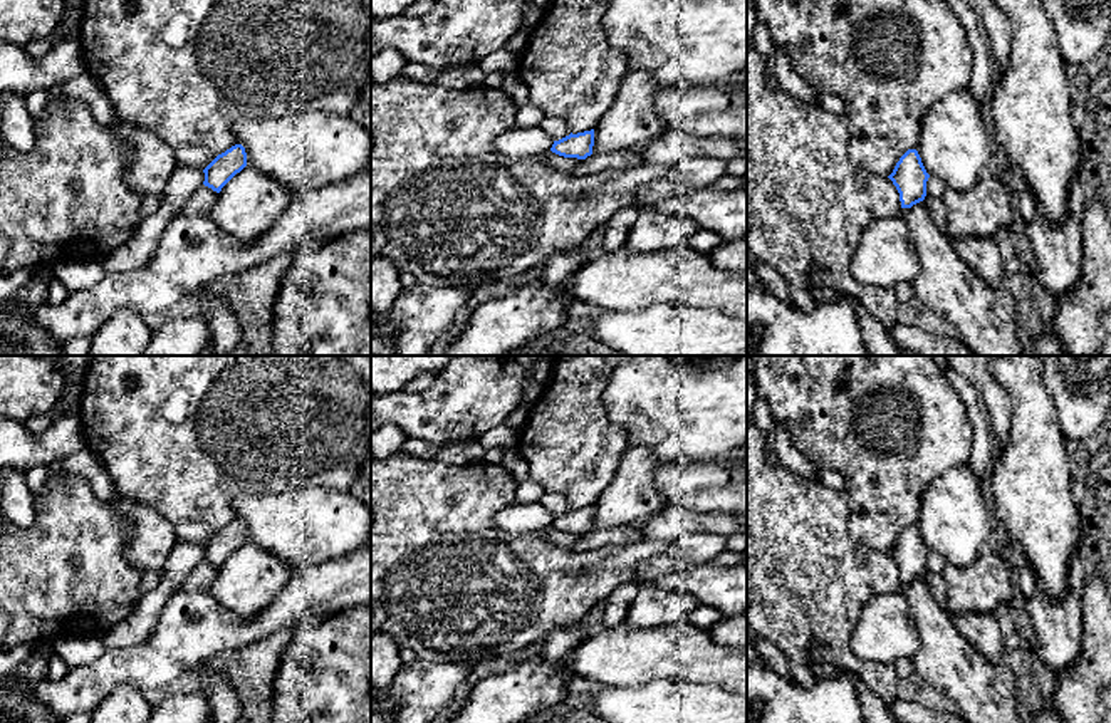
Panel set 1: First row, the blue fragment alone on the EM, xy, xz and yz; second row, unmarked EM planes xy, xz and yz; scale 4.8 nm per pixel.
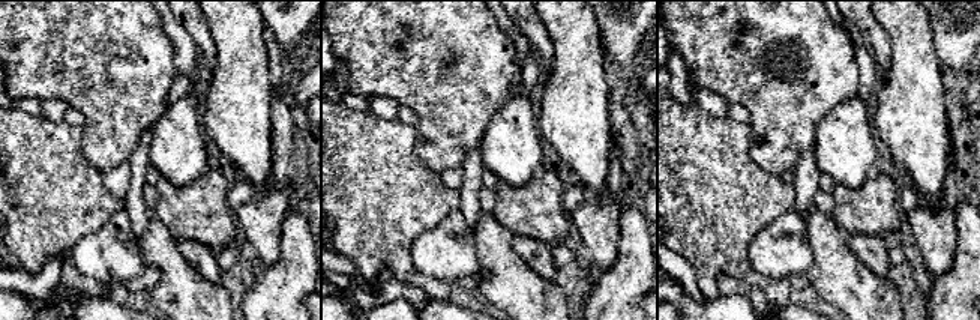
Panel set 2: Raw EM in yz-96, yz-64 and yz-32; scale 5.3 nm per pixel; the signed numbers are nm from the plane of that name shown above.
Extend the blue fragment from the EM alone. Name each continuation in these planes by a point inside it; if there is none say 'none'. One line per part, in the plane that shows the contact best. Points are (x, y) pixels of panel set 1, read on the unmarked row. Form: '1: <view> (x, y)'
none

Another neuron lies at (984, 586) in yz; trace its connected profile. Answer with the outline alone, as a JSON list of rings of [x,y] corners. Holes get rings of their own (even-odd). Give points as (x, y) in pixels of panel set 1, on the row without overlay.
[[[983,549],[968,567],[947,562],[941,574],[952,614],[995,614],[1012,601],[1010,564],[990,549]]]

